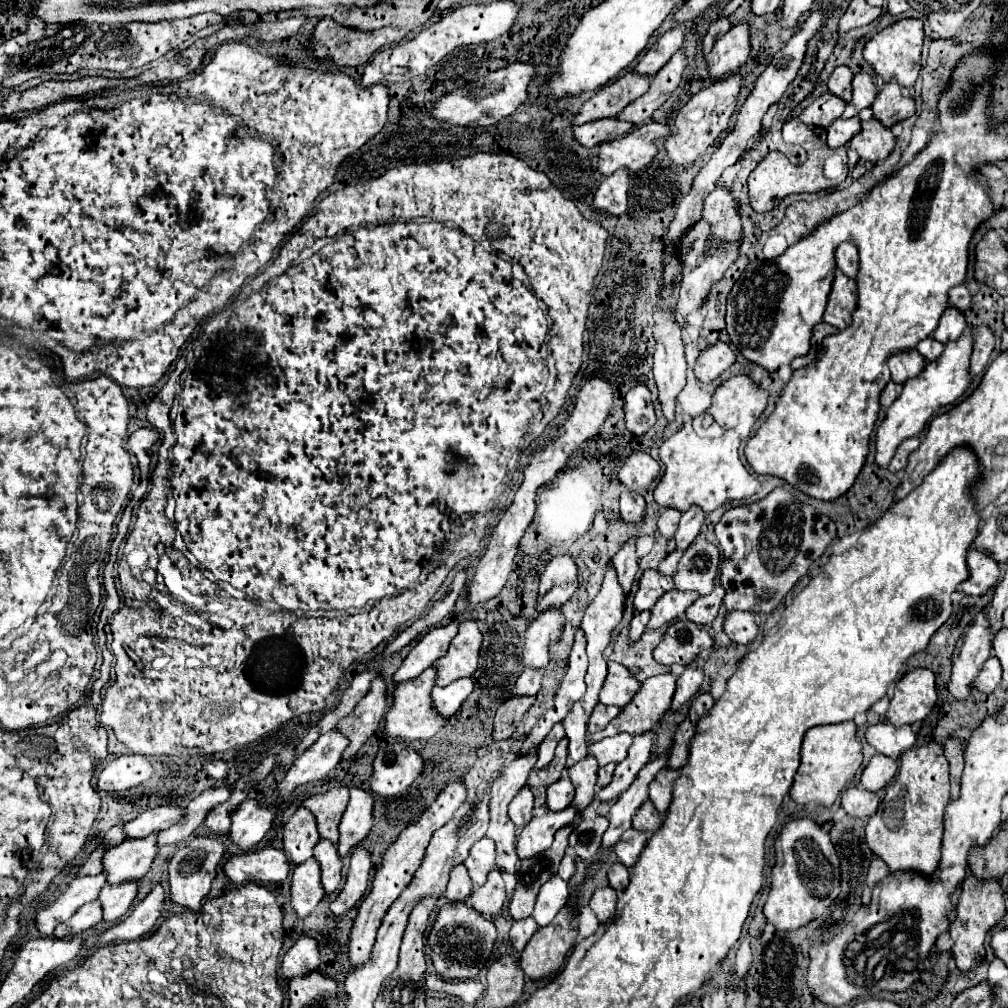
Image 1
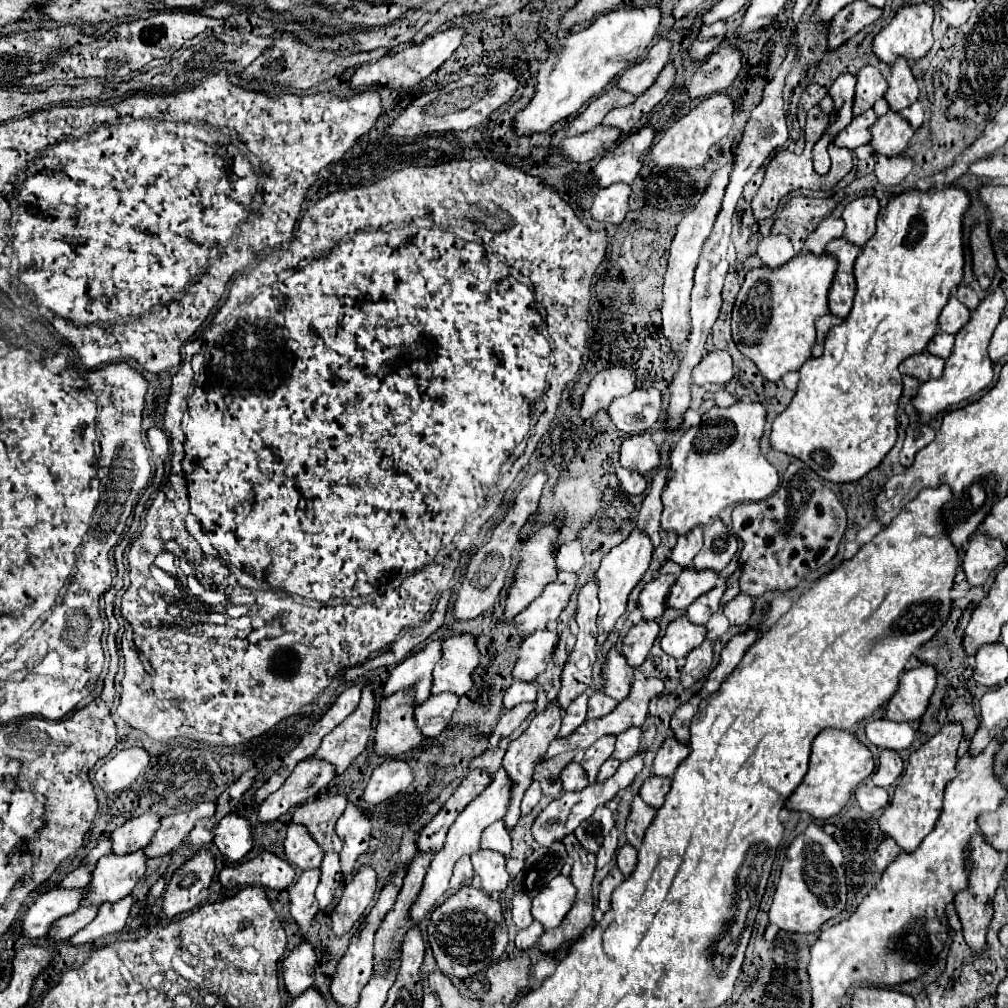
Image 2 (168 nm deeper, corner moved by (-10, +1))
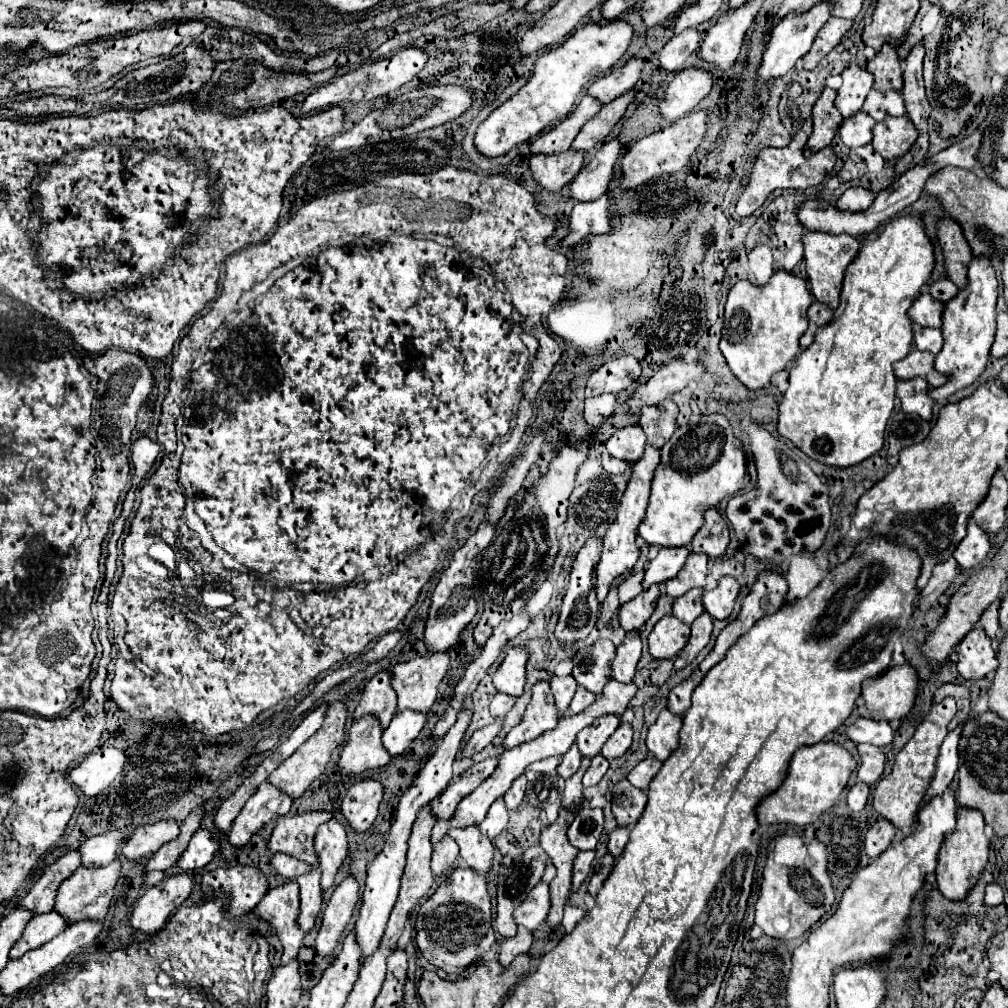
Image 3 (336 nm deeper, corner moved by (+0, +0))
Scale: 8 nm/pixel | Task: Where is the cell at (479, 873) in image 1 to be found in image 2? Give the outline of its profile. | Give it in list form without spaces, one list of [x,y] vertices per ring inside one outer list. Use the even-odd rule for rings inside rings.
[[[504,819],[492,823],[484,831],[484,835],[482,835],[482,849],[492,849],[492,851],[498,851],[502,855],[510,855],[512,839],[510,839],[510,831],[504,825]]]

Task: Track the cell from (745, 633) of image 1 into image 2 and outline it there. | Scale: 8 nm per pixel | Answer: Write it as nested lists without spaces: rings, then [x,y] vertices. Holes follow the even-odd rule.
[[[746,593],[736,595],[724,605],[724,615],[730,619],[732,625],[746,625],[752,615],[752,597]]]

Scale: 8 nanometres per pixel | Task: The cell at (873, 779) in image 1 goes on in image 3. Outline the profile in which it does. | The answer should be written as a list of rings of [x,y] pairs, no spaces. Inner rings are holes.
[[[858,744],[858,754],[860,754],[860,766],[858,766],[858,780],[866,784],[876,784],[882,774],[884,774],[884,764],[886,756],[878,746],[872,744]]]

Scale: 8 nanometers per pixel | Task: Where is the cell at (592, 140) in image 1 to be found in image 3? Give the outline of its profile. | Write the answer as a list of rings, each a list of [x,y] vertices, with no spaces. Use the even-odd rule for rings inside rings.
[[[564,152],[560,156],[534,154],[530,158],[530,168],[534,178],[548,190],[558,190],[568,184],[582,168],[584,152]]]

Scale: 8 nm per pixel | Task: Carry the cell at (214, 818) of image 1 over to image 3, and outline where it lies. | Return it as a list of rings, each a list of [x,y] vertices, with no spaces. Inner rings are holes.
[[[168,842],[162,848],[154,852],[154,856],[148,860],[146,870],[168,870],[176,864],[176,860],[182,856],[184,848],[180,848],[176,842]]]

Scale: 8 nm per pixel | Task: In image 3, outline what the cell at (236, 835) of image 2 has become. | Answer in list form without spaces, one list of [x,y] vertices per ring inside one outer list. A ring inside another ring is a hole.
[[[200,828],[194,832],[186,852],[180,856],[178,868],[182,870],[204,868],[206,864],[210,864],[210,860],[216,856],[218,850],[220,850],[220,842],[216,840],[216,836],[210,830]]]

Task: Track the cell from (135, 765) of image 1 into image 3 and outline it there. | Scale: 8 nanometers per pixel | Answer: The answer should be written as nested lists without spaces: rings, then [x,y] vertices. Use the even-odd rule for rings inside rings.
[[[98,748],[72,770],[70,782],[74,782],[86,796],[98,796],[112,786],[114,778],[124,770],[124,766],[126,754],[122,750]]]

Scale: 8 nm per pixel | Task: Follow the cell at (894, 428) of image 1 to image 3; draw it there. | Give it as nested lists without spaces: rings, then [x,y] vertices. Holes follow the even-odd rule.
[[[974,258],[970,262],[970,268],[968,268],[968,286],[964,290],[958,292],[960,296],[952,298],[950,302],[946,302],[946,308],[944,308],[944,316],[942,316],[942,334],[944,334],[944,346],[942,350],[938,352],[936,356],[936,362],[934,362],[934,368],[940,368],[940,372],[948,378],[948,382],[940,388],[930,388],[928,390],[928,396],[934,398],[934,400],[942,400],[942,398],[950,398],[952,394],[956,394],[958,390],[962,388],[968,388],[986,368],[986,362],[988,362],[988,352],[990,352],[990,346],[994,342],[994,334],[996,334],[996,298],[998,298],[998,280],[996,280],[996,274],[990,266],[990,260],[986,258]]]

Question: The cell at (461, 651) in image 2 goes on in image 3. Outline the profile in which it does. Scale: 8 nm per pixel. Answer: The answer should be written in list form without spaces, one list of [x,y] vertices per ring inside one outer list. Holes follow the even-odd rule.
[[[436,652],[436,656],[418,656],[392,666],[392,686],[398,694],[398,712],[406,708],[428,712],[436,700],[438,684],[448,672],[448,664],[448,652]]]

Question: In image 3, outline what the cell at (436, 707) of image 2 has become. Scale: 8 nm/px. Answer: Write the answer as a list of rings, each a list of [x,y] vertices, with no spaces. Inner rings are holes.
[[[412,710],[398,712],[392,718],[390,726],[384,730],[384,736],[382,736],[384,748],[392,756],[404,752],[410,746],[410,742],[420,734],[422,726],[426,724],[426,718],[428,714],[422,714],[422,712],[412,712]]]

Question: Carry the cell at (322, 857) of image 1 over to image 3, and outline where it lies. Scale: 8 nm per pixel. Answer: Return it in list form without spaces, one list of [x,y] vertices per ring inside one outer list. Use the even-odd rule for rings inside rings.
[[[312,868],[308,874],[298,878],[300,884],[300,918],[298,924],[304,932],[314,928],[316,916],[322,906],[322,888],[320,888],[320,868]]]

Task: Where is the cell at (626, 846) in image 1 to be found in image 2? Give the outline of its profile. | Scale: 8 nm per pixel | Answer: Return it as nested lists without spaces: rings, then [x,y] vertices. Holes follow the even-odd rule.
[[[634,795],[632,799],[632,805],[630,805],[630,815],[626,819],[626,837],[628,837],[628,843],[632,843],[634,847],[638,847],[644,839],[644,833],[648,829],[648,825],[652,823],[656,815],[656,809],[646,805],[640,795]]]

